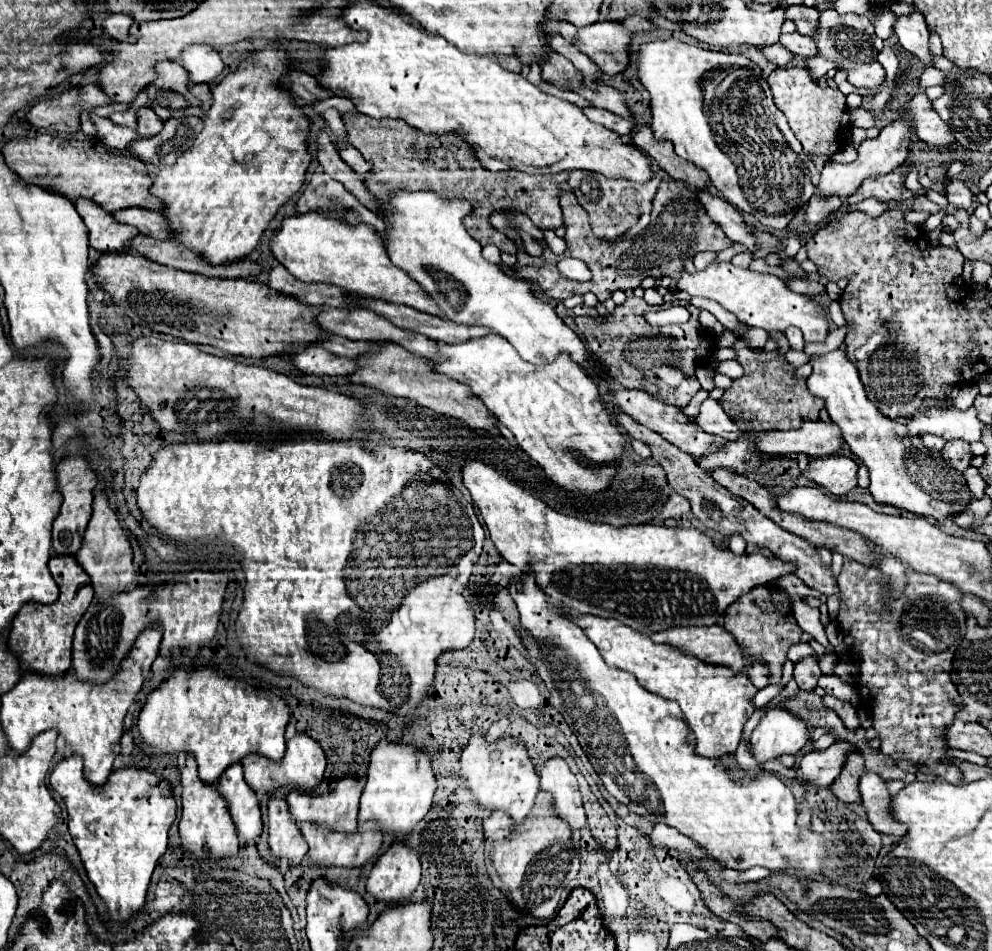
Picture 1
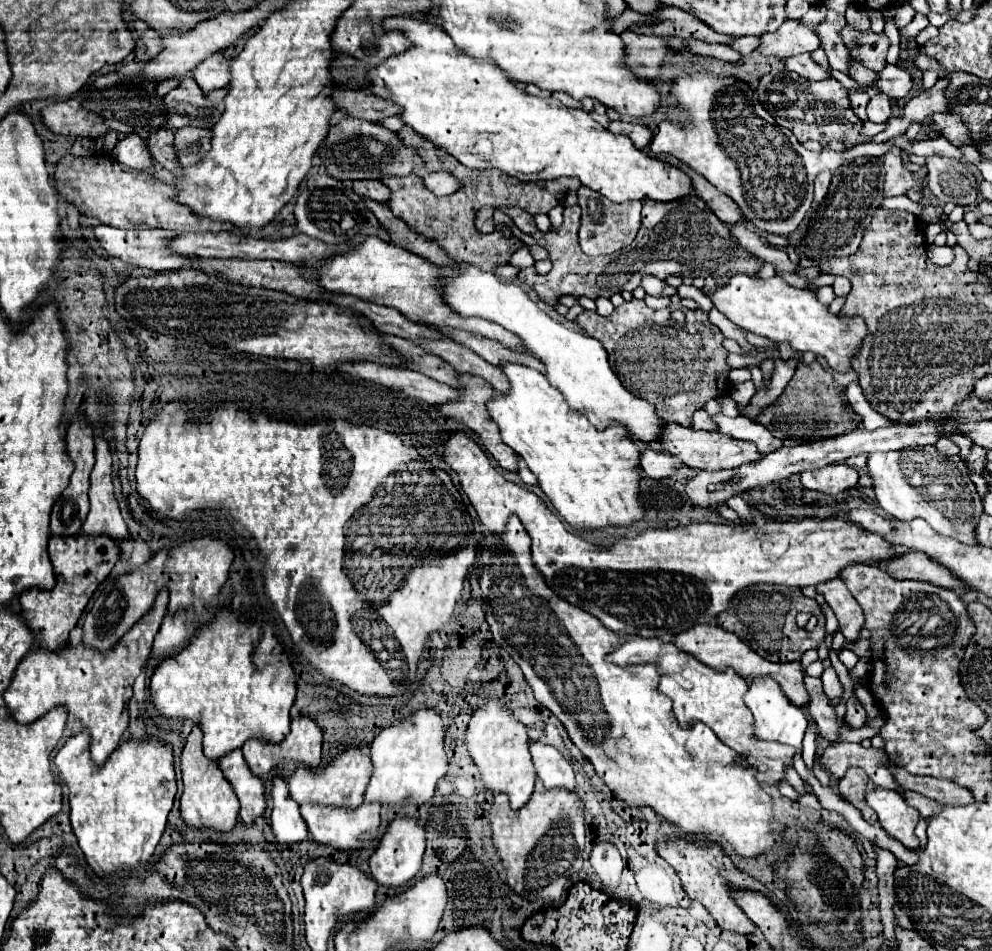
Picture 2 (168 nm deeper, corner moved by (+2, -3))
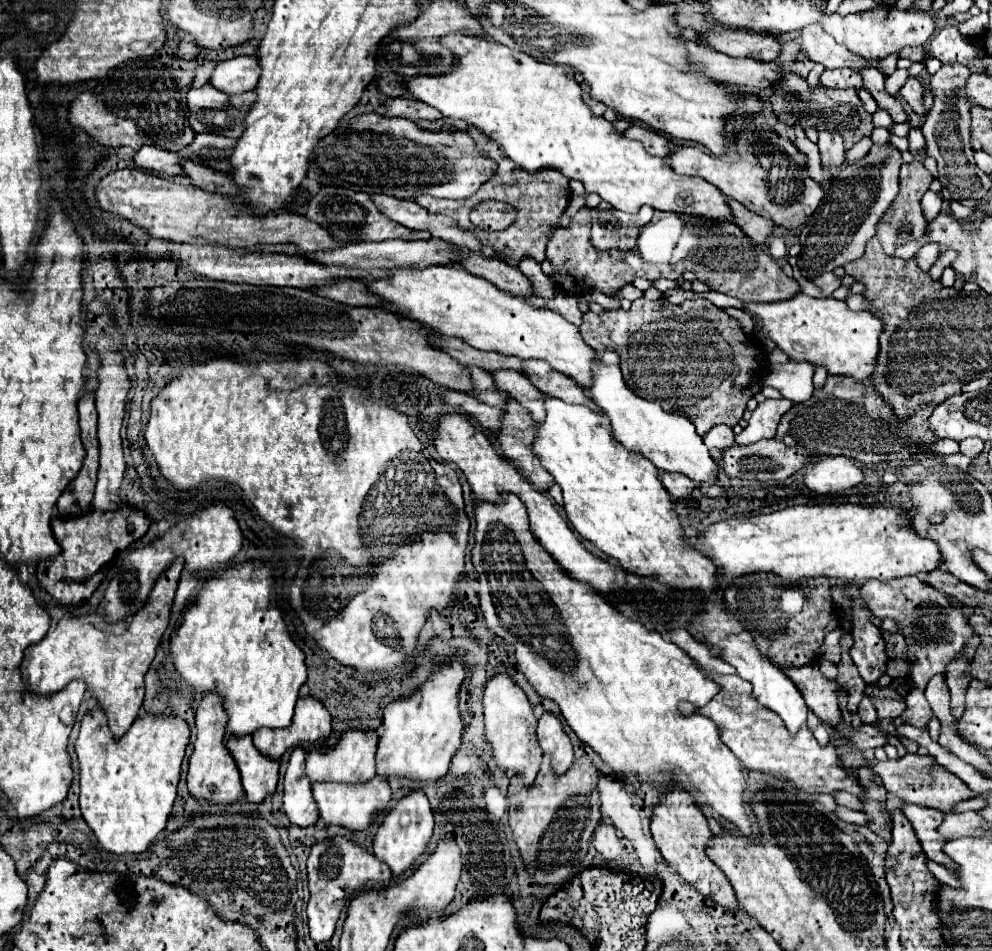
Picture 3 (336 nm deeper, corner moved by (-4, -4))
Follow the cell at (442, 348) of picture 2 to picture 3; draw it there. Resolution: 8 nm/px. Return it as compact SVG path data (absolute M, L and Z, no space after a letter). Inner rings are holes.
M494 370L492 378L502 392L518 400L532 414L534 422L540 422L540 418L544 418L544 404L540 402L544 394L540 394L540 390L532 386L524 374L518 374L516 370Z

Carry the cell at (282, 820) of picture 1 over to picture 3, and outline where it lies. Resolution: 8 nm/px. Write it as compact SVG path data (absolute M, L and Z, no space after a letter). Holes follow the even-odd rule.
M296 748L284 774L284 814L290 824L300 828L314 826L318 820L316 802L312 802L312 788L308 778L304 778L304 758L306 752Z

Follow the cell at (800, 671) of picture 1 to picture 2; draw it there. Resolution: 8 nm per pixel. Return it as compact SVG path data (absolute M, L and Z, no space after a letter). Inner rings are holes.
M804 677L806 689L810 693L810 703L808 703L808 713L812 715L814 723L818 725L818 731L824 739L828 739L830 743L836 743L840 737L840 727L844 727L844 719L836 717L836 709L832 705L832 701L826 697L824 689L822 689L822 681L814 679L814 677Z

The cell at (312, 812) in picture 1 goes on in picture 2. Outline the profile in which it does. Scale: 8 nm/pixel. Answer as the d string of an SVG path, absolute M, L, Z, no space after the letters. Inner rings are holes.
M350 747L340 757L336 757L330 765L326 765L320 773L300 765L290 775L290 795L300 805L302 803L332 803L340 807L358 807L364 801L364 791L370 781L370 773L372 773L372 763L368 753L358 747Z

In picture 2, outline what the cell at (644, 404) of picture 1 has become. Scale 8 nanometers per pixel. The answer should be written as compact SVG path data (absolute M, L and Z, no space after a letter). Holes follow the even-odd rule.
M668 423L664 427L664 435L660 439L660 445L666 453L678 457L684 465L702 469L702 471L720 471L720 469L736 469L738 465L746 465L750 461L758 461L762 453L758 453L756 445L750 445L748 441L738 441L732 437L726 437L724 433L708 433L708 431L696 431L694 427L682 427L678 423Z

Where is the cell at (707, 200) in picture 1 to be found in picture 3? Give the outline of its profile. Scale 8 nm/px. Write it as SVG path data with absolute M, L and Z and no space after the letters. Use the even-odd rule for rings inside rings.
M824 272L818 278L812 278L810 282L822 290L822 296L832 296L832 292L840 286L840 278L832 272Z

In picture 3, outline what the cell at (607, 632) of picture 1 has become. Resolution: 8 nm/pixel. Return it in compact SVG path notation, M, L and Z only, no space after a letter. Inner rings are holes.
M696 662L696 668L702 670L710 680L714 680L720 686L720 692L702 708L696 708L690 702L680 702L680 706L678 706L680 714L682 716L702 714L702 716L708 716L710 720L714 720L724 744L740 758L740 762L748 770L758 770L758 772L764 772L770 776L786 778L798 790L809 794L830 794L836 790L846 790L854 796L864 794L860 784L854 780L854 776L850 776L844 770L844 766L840 764L838 754L832 744L822 748L808 728L800 730L800 734L796 734L796 736L790 736L784 722L780 722L780 718L776 714L772 714L770 710L766 710L752 698L752 686L748 680L742 680L738 674L730 674L730 676L714 674L714 672L706 670L704 666L700 666L698 662Z

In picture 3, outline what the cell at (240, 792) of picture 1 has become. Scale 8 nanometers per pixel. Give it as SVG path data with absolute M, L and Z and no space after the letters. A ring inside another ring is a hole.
M228 738L226 748L230 750L240 770L248 802L258 806L276 792L280 766L278 762L268 762L268 758L260 758L260 752L254 748L252 738Z

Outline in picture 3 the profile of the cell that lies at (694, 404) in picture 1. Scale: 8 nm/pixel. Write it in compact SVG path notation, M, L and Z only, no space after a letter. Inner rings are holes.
M718 424L718 426L714 426L708 434L704 434L704 444L706 444L710 450L712 450L712 448L724 450L724 448L728 448L728 446L734 444L734 432L732 432L730 426Z

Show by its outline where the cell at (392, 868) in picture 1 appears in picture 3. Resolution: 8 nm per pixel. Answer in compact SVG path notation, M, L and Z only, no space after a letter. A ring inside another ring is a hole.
M416 790L404 796L402 800L398 800L398 804L384 818L374 838L374 856L382 860L384 864L388 864L392 876L400 876L406 870L410 870L412 864L426 854L432 832L434 832L434 818L432 818L428 798L420 790Z

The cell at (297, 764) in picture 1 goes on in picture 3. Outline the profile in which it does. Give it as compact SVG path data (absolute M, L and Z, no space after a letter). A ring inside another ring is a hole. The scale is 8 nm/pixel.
M300 698L296 704L294 722L282 730L260 728L254 738L254 746L258 752L270 760L278 760L288 748L298 748L304 744L324 744L330 736L330 714L328 710L314 698Z

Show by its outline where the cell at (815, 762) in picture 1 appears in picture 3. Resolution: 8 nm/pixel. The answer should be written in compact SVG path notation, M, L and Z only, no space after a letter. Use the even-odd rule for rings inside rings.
M854 752L852 756L850 754L844 754L842 756L842 766L850 774L856 772L864 764L868 764L872 768L872 772L882 778L886 790L890 794L896 794L902 802L910 802L910 804L918 804L918 806L926 806L926 808L936 808L940 812L950 812L956 802L974 796L974 792L958 776L954 776L946 768L936 766L936 770L932 770L932 758L930 756L906 754L900 760L886 760L886 762L880 762L880 760L868 762L862 752Z

